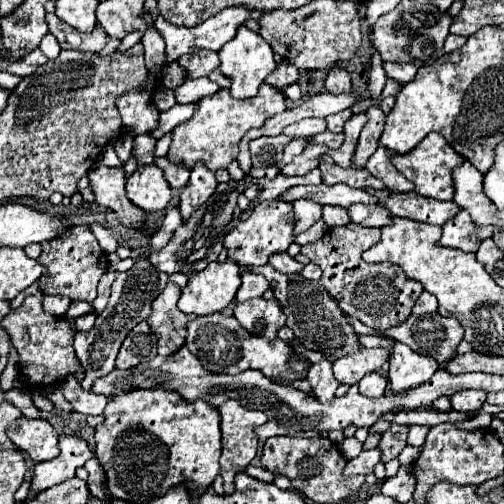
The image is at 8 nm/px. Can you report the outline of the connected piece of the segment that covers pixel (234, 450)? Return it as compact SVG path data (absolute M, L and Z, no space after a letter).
M226 400L220 408L220 430L222 430L222 456L220 456L220 476L224 478L224 492L232 494L234 492L234 476L238 472L242 472L252 458L256 456L258 450L258 438L254 434L254 428L264 424L268 418L264 412L260 410L248 410L244 406L240 406L236 400Z

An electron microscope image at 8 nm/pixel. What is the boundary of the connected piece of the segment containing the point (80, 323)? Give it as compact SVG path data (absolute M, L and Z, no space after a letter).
M84 314L84 316L78 316L74 318L74 328L80 330L80 332L86 332L94 326L94 320L96 320L96 314Z

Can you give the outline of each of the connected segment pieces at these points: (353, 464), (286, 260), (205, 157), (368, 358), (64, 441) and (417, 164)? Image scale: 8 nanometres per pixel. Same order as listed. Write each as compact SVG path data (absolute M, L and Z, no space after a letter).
M372 448L372 450L362 450L360 456L348 460L344 474L352 476L352 474L370 474L374 470L374 466L380 462L380 448Z
M276 252L270 256L270 262L268 262L272 268L276 268L278 272L282 274L294 274L294 272L300 272L304 268L304 264L296 262L292 256L288 256L286 252Z
M262 84L258 94L246 100L236 100L230 96L230 90L222 88L216 94L202 98L198 102L196 114L174 128L168 158L186 164L186 168L194 166L194 162L198 160L202 160L212 172L218 168L226 168L238 156L238 142L242 140L242 136L252 128L264 126L268 118L284 110L286 110L286 96L282 90L274 86Z
M360 348L354 354L346 354L334 360L332 370L338 382L342 384L356 384L368 372L382 368L390 358L390 350L386 348Z
M60 434L60 456L40 462L34 468L32 488L30 496L34 496L40 490L46 490L54 484L64 482L66 478L72 478L76 468L84 466L84 462L92 458L92 450L88 442L80 434Z
M438 132L428 134L414 150L406 154L392 154L390 162L398 172L402 172L410 182L414 182L418 194L426 198L434 198L434 200L452 200L454 186L452 186L450 172L454 166L458 166L458 162L462 162L462 158L454 152L454 148Z

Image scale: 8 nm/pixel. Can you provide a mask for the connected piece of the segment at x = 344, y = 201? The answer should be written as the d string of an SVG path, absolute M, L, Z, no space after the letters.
M320 184L320 186L292 186L280 198L288 200L288 202L294 202L298 198L306 198L306 200L312 200L312 202L334 204L334 206L342 206L342 208L348 208L350 204L356 204L356 202L374 204L374 196L372 194L368 194L366 190L350 188L346 184L334 184L334 186L326 186L326 184Z

